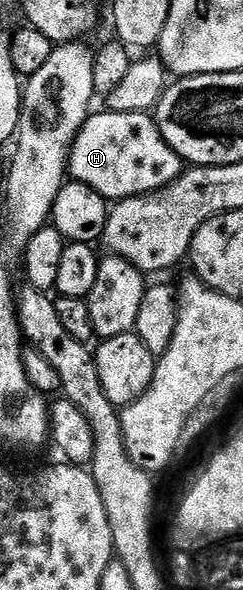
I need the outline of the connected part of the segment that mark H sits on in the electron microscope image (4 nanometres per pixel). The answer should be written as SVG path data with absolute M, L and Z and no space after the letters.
M92 112L71 144L70 176L88 185L111 203L124 201L127 197L146 197L148 193L158 193L176 184L185 173L185 163L168 147L167 140L161 135L154 116L145 113Z

